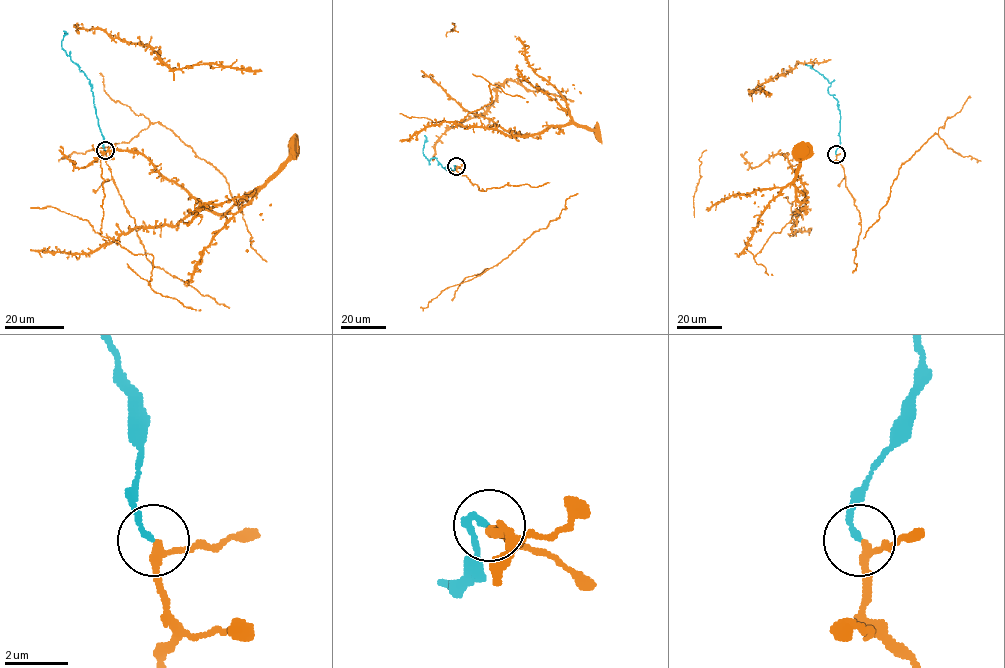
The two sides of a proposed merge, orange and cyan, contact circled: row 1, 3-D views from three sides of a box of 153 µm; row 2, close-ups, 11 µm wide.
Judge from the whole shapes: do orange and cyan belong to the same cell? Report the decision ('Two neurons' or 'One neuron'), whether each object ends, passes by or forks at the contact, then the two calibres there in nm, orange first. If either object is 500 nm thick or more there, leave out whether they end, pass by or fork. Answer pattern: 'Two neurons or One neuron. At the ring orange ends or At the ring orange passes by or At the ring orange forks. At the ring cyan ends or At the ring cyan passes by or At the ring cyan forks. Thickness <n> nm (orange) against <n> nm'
One neuron. At the ring orange passes by. At the ring cyan ends. Thickness 200 nm (orange) against 170 nm

